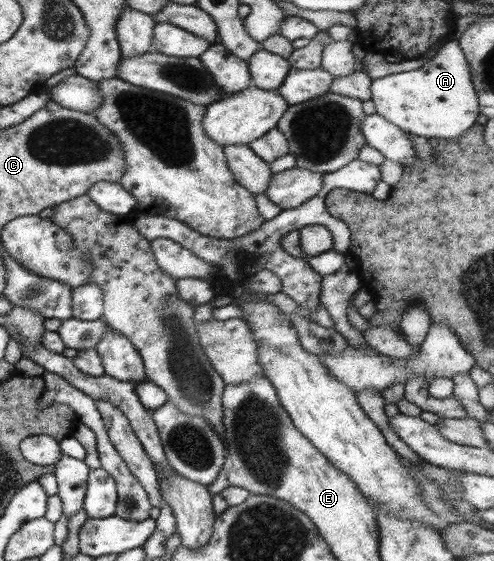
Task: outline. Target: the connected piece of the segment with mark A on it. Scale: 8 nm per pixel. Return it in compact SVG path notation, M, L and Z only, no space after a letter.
M447 38L438 53L418 69L371 80L375 114L408 134L425 138L458 137L475 124L478 100L468 64L456 39Z

